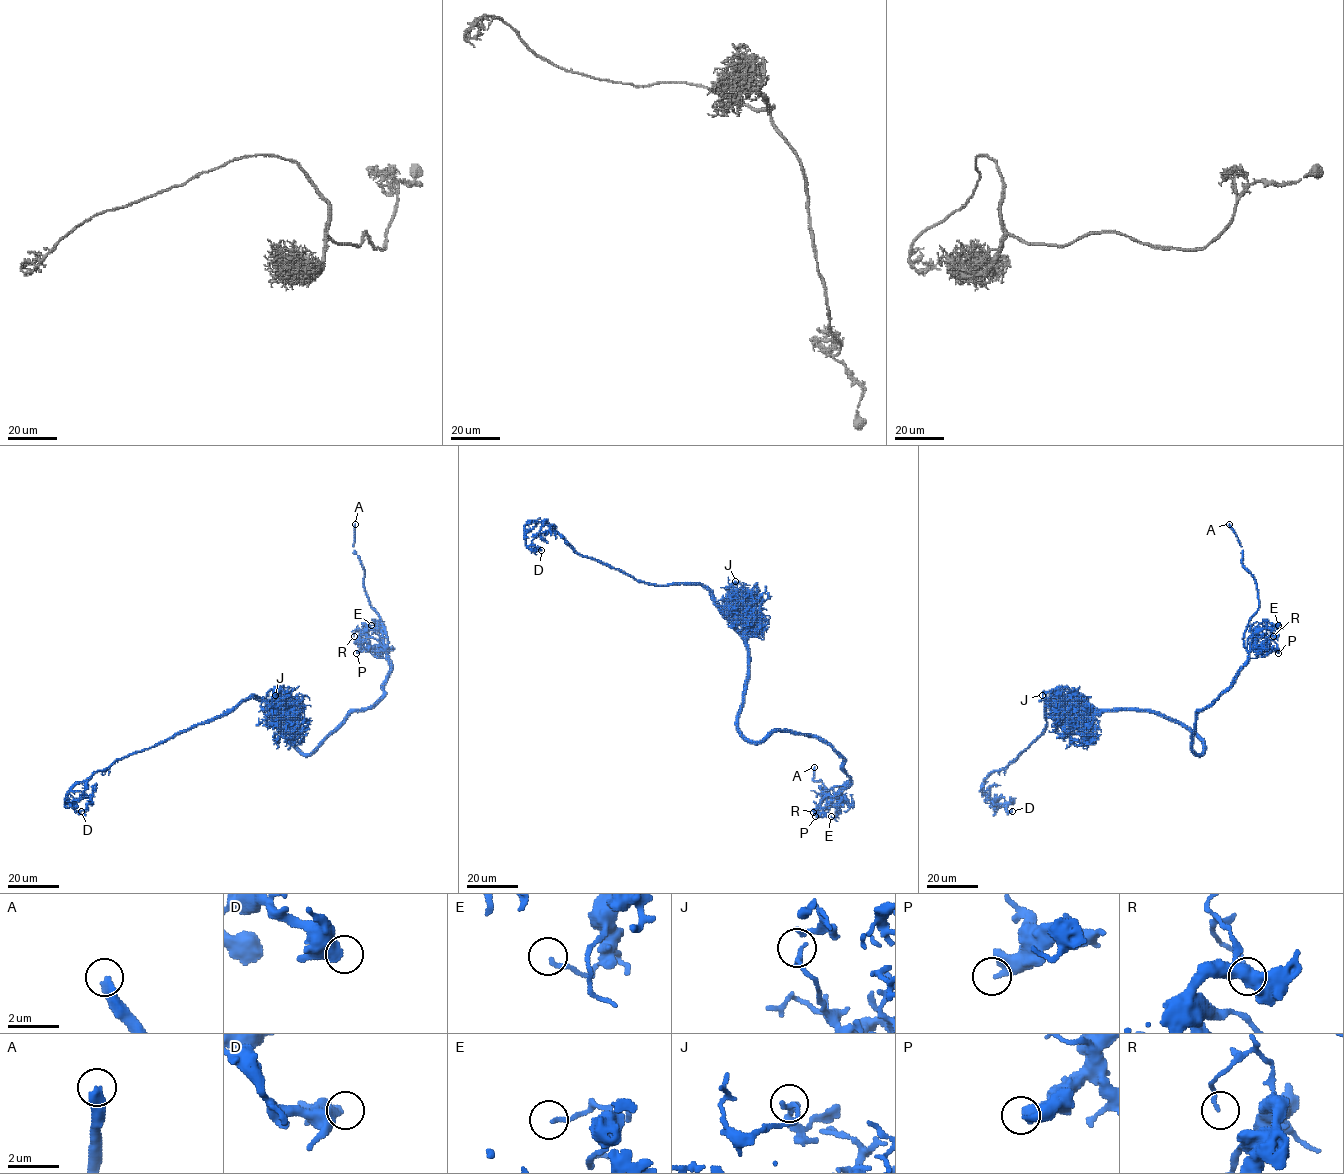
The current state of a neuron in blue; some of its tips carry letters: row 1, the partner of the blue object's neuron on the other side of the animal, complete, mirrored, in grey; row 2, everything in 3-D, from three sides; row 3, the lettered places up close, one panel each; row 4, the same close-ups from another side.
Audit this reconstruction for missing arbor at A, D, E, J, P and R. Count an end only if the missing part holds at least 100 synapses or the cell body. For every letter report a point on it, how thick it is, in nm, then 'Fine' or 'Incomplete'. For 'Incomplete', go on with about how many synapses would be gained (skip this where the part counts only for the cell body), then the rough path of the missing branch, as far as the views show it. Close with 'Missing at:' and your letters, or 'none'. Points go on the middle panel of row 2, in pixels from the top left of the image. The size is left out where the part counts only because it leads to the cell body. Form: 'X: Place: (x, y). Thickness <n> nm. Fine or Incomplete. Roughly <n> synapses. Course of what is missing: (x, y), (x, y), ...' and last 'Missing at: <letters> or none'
A: Place: (814, 767). Thickness 400 nm. Incomplete. Course of what is missing: (814, 767), (816, 760), (822, 755)
D: Place: (541, 550). Thickness 550 nm. Fine
E: Place: (831, 816). Thickness 170 nm. Fine
J: Place: (735, 581). Thickness 180 nm. Fine
P: Place: (815, 816). Thickness 320 nm. Fine
R: Place: (813, 812). Thickness 150 nm. Fine
Missing at: A

